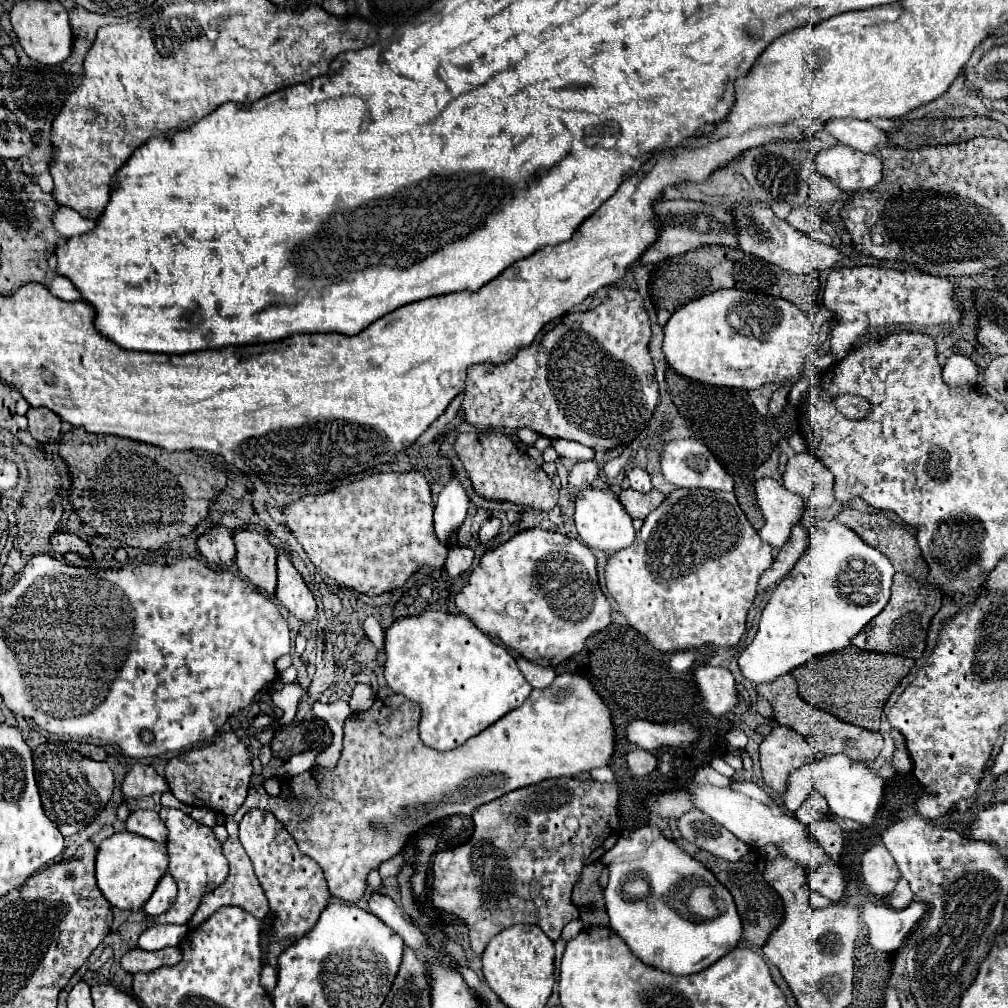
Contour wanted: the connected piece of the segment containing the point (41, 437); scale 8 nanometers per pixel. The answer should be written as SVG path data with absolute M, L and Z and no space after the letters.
M30 408L26 418L28 418L28 432L38 442L56 442L58 440L62 420L54 412L50 412L48 408Z

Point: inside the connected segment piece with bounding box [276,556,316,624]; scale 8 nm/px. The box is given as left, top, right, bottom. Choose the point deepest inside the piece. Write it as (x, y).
(292, 592)

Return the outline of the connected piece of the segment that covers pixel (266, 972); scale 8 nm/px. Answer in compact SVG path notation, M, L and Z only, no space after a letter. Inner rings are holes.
M264 966L264 968L262 968L262 978L260 978L260 982L262 982L264 990L270 994L270 992L274 990L274 986L276 986L276 970L274 970L272 966Z

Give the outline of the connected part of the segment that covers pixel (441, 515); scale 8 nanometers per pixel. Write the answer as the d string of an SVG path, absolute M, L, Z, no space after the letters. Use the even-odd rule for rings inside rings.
M450 478L448 486L444 486L444 490L440 492L434 508L434 528L442 544L450 546L452 534L460 530L460 526L466 520L466 512L468 512L468 496L462 484L456 478Z

